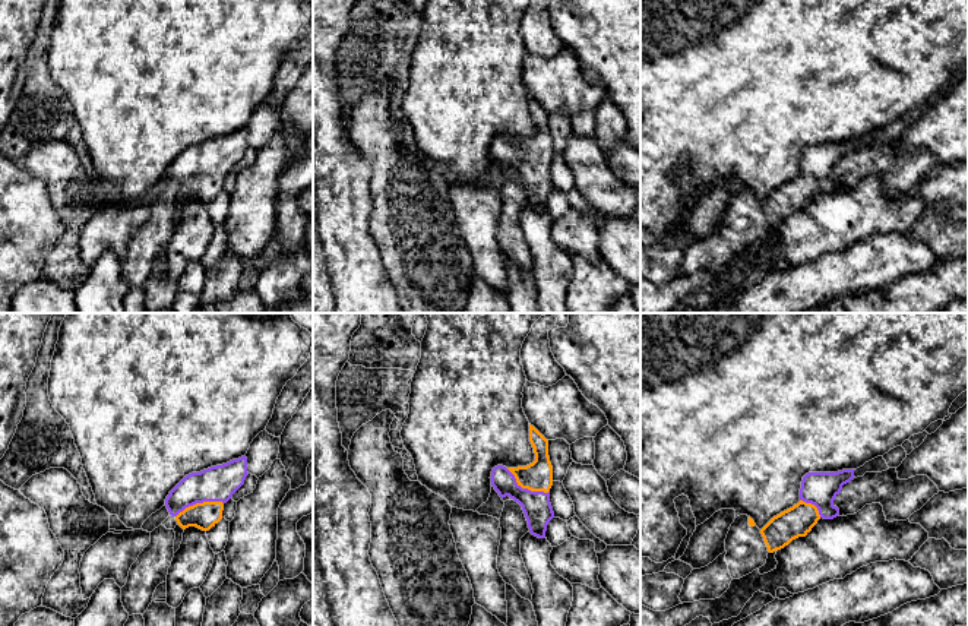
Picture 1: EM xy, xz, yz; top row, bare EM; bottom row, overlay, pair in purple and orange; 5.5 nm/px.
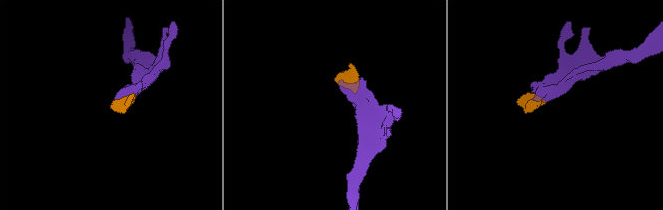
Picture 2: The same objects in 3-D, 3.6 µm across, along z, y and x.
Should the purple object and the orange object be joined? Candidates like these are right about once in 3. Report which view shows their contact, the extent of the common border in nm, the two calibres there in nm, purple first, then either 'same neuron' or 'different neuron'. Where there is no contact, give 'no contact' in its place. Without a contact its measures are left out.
xz | 280 nm | 160/160 nm | same neuron

